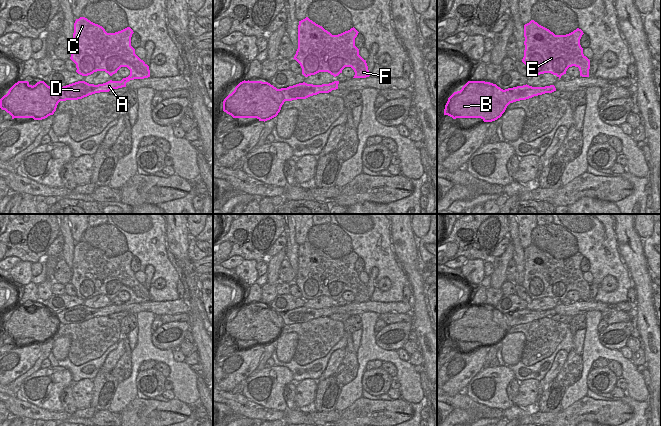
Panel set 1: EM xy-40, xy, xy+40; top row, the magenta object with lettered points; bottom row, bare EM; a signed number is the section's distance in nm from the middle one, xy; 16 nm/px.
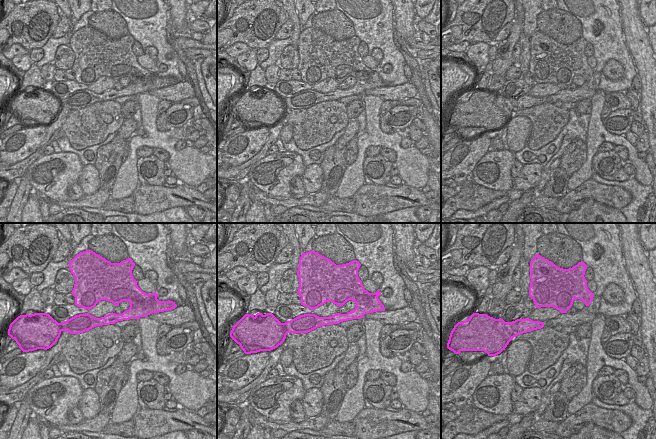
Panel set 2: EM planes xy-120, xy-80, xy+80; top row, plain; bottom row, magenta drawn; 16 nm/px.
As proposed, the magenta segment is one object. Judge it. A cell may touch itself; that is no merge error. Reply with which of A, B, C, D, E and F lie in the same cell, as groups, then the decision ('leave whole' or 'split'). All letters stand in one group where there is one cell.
A C D E F / B | split

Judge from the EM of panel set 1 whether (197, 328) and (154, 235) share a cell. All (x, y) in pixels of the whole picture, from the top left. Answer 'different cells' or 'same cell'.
different cells

